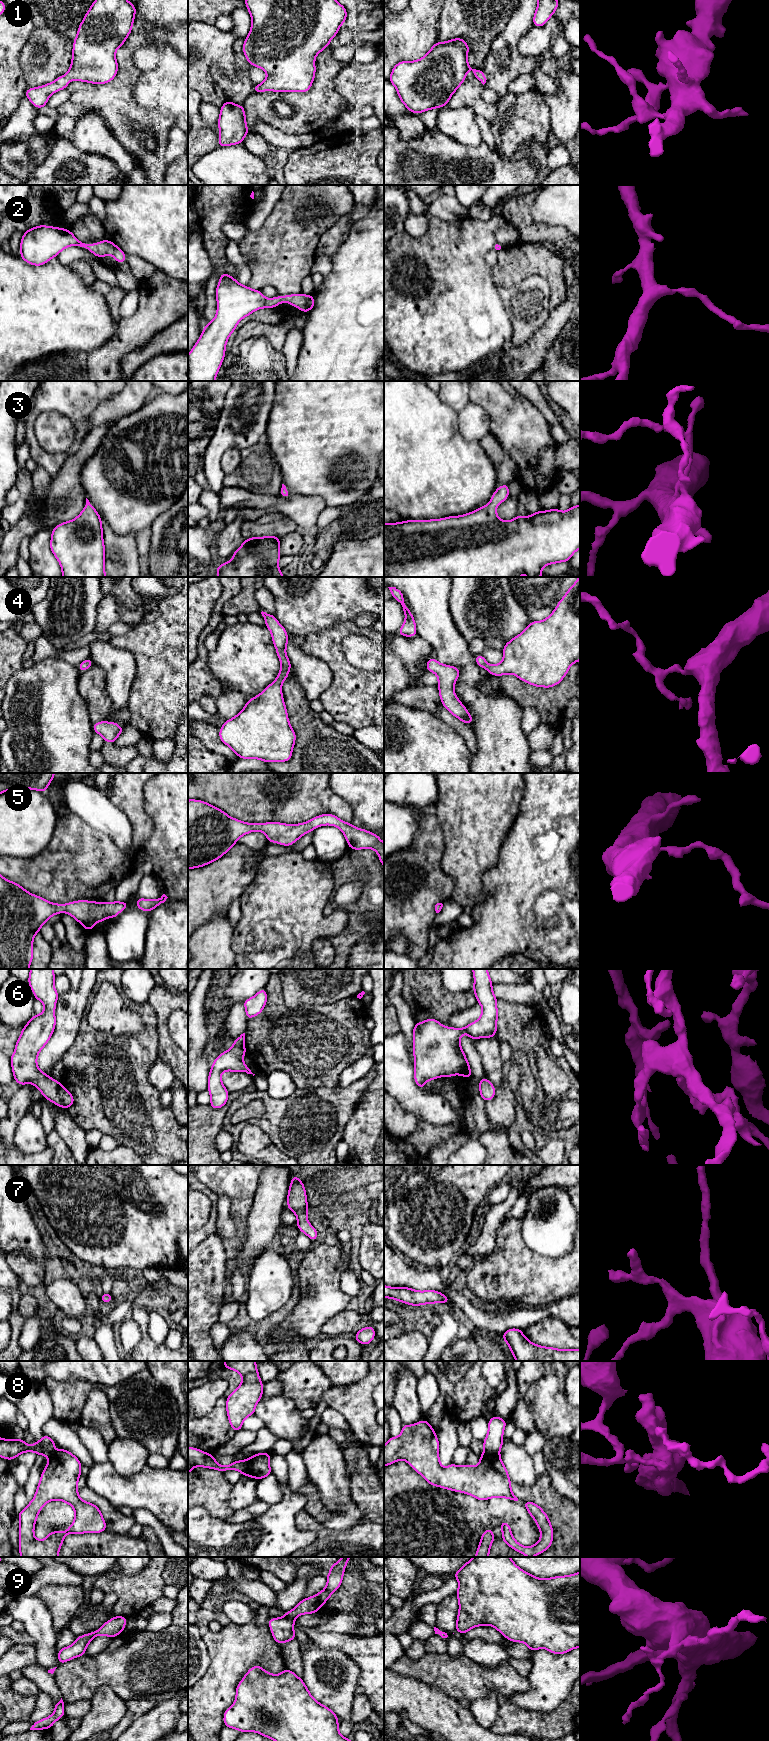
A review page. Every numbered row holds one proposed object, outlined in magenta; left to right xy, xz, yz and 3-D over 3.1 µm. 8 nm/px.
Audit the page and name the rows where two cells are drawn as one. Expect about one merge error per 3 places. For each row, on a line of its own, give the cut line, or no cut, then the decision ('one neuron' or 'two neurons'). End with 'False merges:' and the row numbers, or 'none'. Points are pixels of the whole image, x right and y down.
1: cut none; one neuron
2: cut none; one neuron
3: cut none; one neuron
4: cut none; one neuron
5: cut none; one neuron
6: cut none; one neuron
7: cut none; one neuron
8: cut xz (246, 1460), (248, 1467), (247, 1475); two neurons
9: cut none; one neuron
False merges: 8

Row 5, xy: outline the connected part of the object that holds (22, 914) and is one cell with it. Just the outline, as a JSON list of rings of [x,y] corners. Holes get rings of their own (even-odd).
[[[0,875],[0,969],[29,969],[30,964],[33,960],[33,939],[37,933],[39,933],[41,926],[48,922],[48,919],[53,916],[59,914],[61,911],[63,913],[71,915],[75,920],[77,920],[87,931],[90,931],[94,928],[94,924],[100,923],[103,920],[107,918],[115,918],[118,916],[118,914],[124,910],[125,908],[128,908],[128,902],[127,900],[124,902],[118,902],[113,901],[112,903],[106,903],[106,902],[94,902],[94,901],[87,901],[87,900],[78,900],[73,901],[67,904],[56,904],[56,903],[50,903],[48,900],[31,894],[30,892],[26,891],[21,885],[14,883],[8,879],[5,879],[3,876]]]

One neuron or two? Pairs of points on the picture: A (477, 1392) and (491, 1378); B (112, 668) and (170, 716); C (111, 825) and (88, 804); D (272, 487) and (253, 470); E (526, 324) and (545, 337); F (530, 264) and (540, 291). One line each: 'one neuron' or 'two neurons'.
A: two neurons
B: two neurons
C: one neuron
D: one neuron
E: two neurons
F: two neurons

